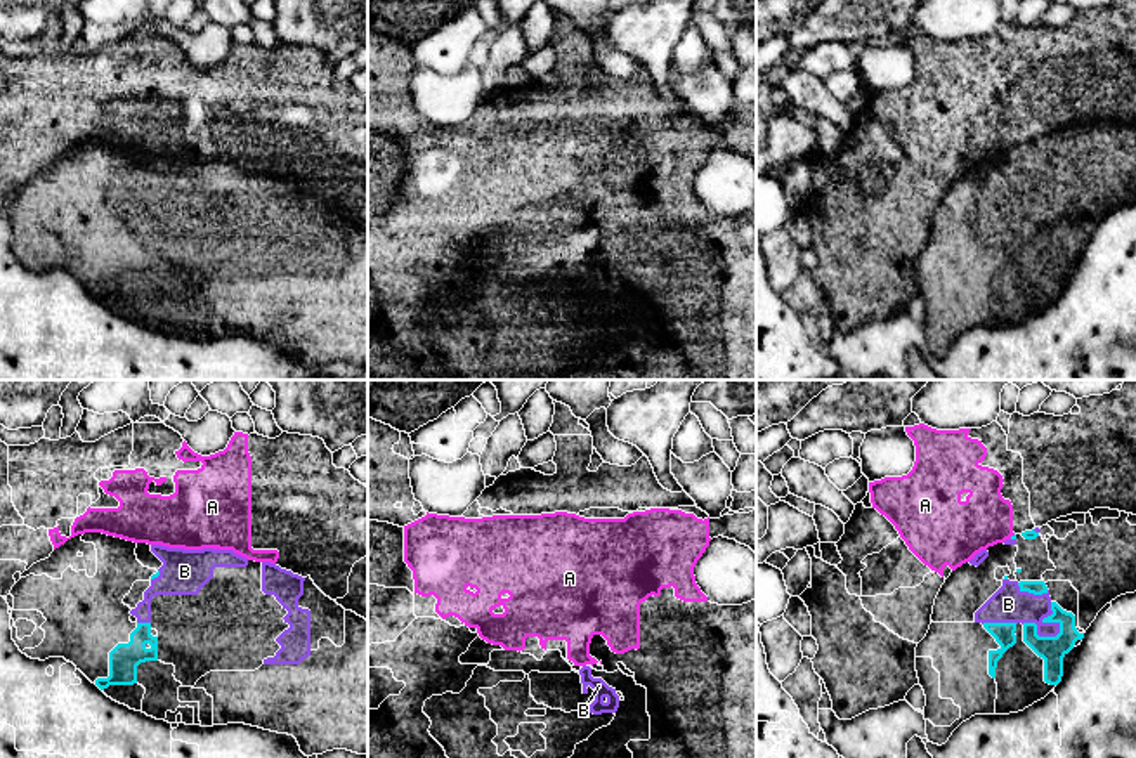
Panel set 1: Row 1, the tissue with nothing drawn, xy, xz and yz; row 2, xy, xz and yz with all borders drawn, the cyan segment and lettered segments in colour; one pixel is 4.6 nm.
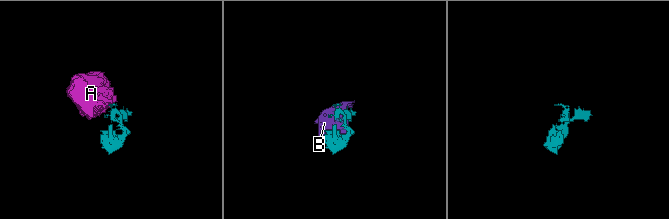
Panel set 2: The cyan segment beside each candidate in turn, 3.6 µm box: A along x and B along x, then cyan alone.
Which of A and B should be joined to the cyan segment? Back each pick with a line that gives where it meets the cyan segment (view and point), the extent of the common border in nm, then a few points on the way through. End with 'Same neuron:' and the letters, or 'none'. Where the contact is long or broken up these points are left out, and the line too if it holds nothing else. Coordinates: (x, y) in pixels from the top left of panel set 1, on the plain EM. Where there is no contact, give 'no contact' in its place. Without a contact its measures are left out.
B: contact yz (1036, 245); length 190 nm
Same neuron: B

